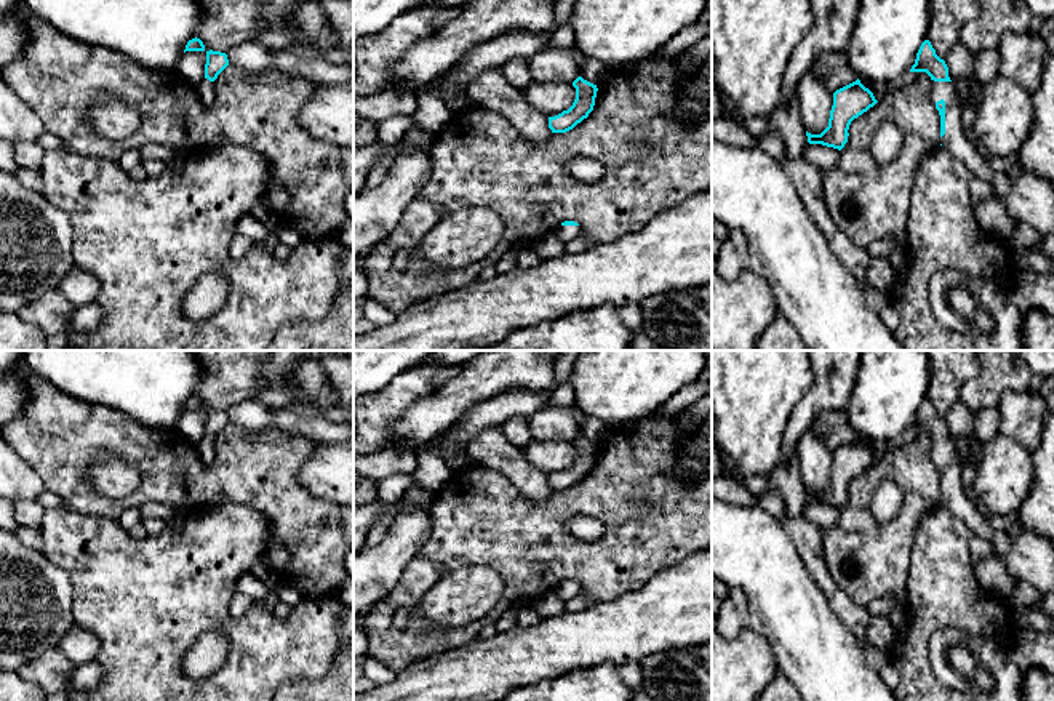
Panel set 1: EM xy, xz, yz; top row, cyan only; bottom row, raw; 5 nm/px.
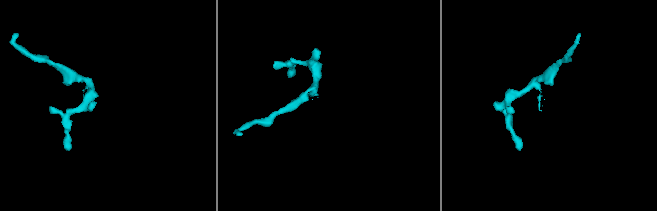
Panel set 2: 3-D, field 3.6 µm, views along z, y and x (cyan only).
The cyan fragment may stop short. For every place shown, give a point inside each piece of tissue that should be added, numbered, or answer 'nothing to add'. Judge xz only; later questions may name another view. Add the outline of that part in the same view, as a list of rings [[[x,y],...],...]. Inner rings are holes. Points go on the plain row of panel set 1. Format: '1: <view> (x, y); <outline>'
1: xz (566, 592); [[[558,583],[553,592],[565,602],[582,595],[582,587],[579,584],[561,584]]]

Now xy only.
1: xy (203, 445); [[[202,437],[202,439],[195,443],[195,447],[197,447],[198,455],[200,455],[203,459],[208,461],[208,459],[213,458],[213,455],[214,455],[214,450],[213,450],[214,440],[210,440],[208,437]]]

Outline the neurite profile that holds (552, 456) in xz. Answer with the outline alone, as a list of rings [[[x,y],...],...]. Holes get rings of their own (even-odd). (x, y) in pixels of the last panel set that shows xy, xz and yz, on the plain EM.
[[[531,440],[521,450],[531,466],[549,475],[568,469],[576,458],[576,447],[568,440]]]

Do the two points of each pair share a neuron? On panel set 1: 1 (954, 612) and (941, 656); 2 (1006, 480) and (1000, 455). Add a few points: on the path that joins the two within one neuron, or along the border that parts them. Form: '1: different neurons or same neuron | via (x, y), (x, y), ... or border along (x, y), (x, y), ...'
1: different neurons | border along (986, 636), (939, 626), (931, 634), (928, 658)
2: same neuron | via (1003, 474), (1002, 461)

